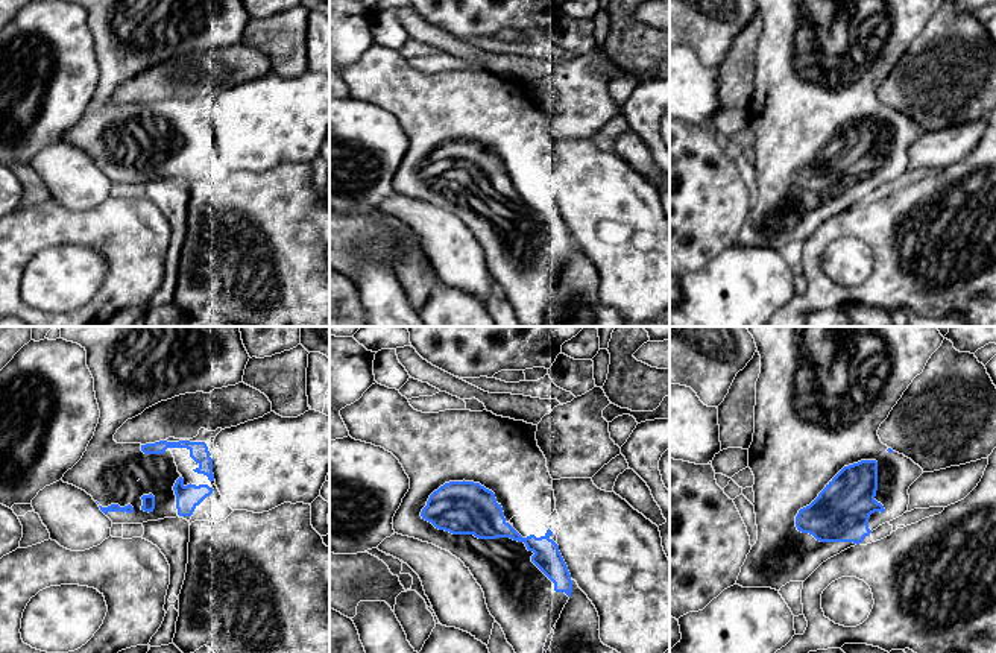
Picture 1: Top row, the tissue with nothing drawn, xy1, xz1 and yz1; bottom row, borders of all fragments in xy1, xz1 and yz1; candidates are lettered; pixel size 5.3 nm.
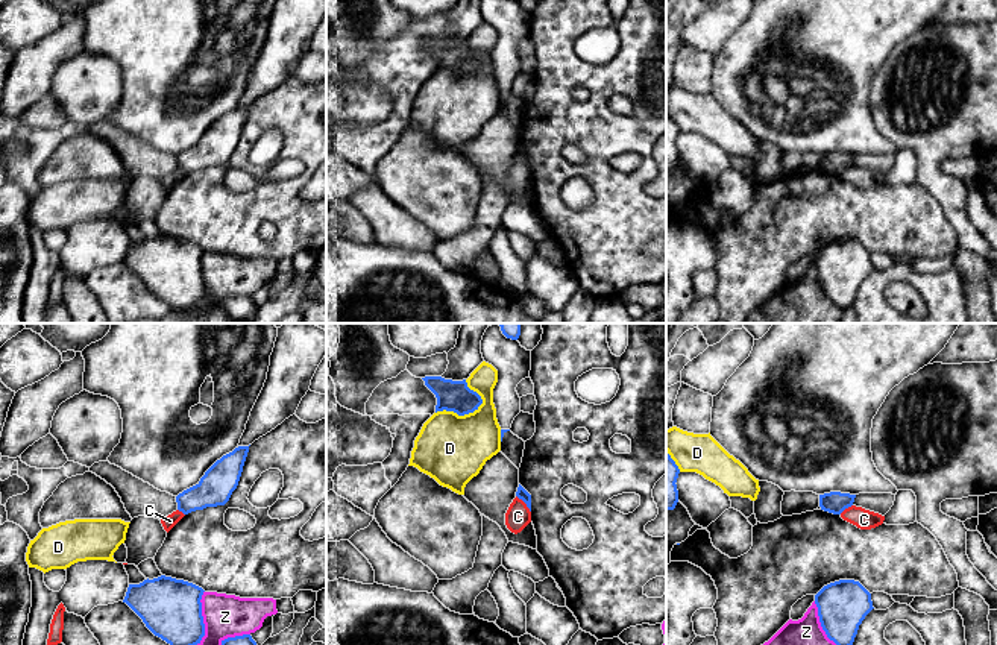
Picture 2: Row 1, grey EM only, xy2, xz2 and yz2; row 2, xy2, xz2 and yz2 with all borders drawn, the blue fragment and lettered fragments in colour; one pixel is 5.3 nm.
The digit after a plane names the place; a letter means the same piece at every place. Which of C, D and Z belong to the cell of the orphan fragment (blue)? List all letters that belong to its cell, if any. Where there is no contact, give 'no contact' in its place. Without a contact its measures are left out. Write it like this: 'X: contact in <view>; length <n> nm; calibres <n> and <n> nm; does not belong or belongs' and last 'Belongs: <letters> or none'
C: contact in xz2; length 120 nm; calibres 60 and 140 nm; does not belong
D: contact in xz2; length 260 nm; calibres 160 and 360 nm; does not belong
Z: contact in xy2; length 300 nm; calibres 320 and 220 nm; does not belong
Belongs: none

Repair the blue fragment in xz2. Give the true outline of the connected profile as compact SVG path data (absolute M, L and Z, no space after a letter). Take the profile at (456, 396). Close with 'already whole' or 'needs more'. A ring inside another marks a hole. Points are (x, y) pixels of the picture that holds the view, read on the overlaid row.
M425 376L422 379L437 398L436 413L446 410L464 416L478 410L483 404L481 396L467 387L466 379L452 381L442 376Z; already whole

